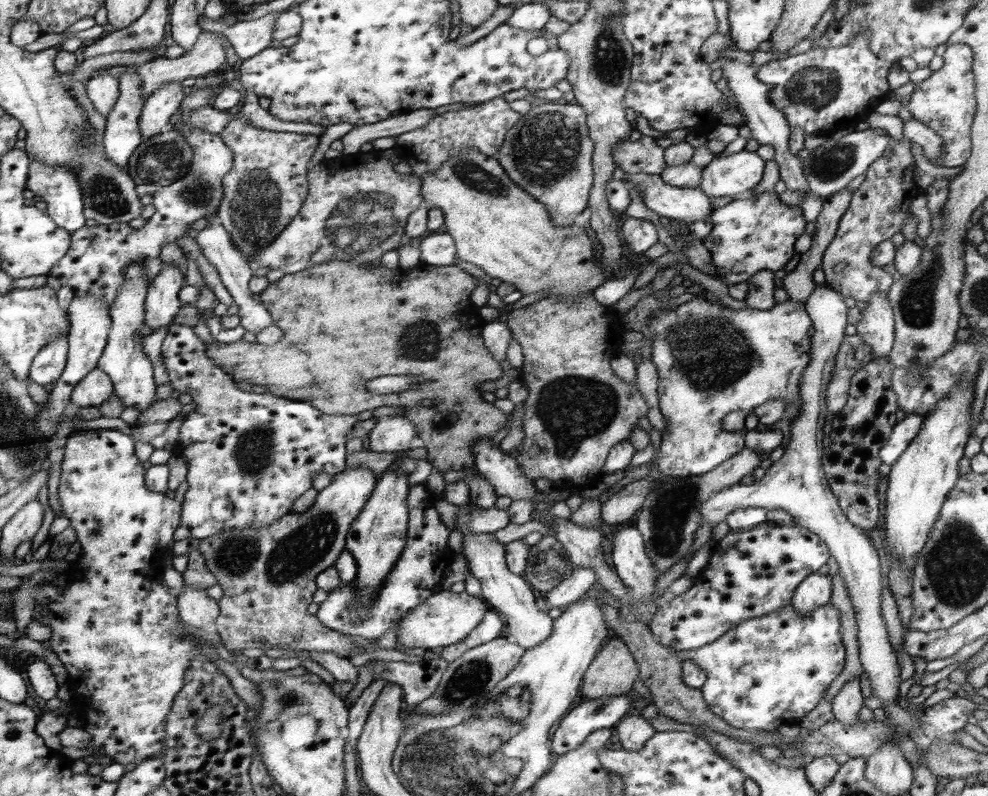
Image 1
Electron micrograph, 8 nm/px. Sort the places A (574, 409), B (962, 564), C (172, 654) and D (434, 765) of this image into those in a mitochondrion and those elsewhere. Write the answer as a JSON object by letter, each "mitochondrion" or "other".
{"A":"mitochondrion","B":"mitochondrion","C":"mitochondrion","D":"mitochondrion"}

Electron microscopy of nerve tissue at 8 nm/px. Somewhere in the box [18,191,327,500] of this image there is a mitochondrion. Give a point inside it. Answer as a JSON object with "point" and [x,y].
{"point":[255,448]}

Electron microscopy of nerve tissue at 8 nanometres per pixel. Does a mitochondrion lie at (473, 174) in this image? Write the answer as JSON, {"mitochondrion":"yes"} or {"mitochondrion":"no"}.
{"mitochondrion":"yes"}

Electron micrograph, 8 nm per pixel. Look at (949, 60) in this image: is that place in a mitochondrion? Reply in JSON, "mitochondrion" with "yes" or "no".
{"mitochondrion":"no"}

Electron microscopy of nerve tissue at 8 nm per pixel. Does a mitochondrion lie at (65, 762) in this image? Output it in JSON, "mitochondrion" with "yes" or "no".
{"mitochondrion":"no"}

